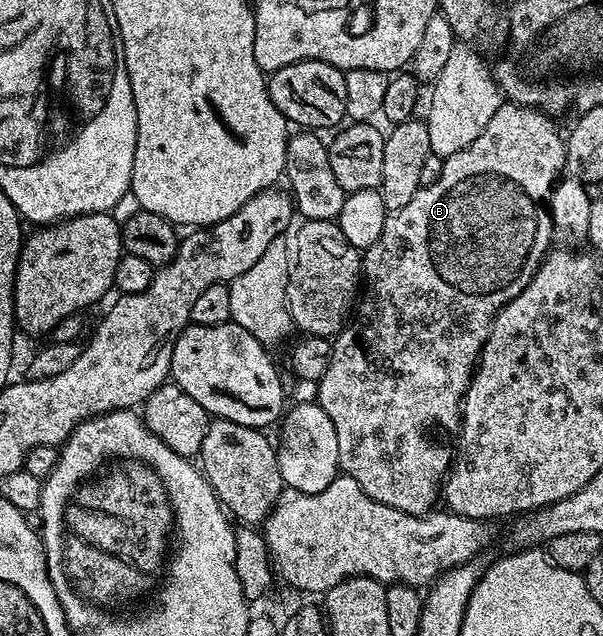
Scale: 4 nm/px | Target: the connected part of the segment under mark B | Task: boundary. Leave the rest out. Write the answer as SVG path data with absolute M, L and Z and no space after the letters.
M503 102L495 114L491 114L491 122L471 142L469 148L459 150L455 154L444 157L441 162L441 173L431 186L419 187L411 199L401 210L388 213L383 222L383 234L363 252L363 295L359 300L361 317L357 321L346 323L332 341L329 365L326 373L315 384L315 400L331 418L335 426L336 439L339 442L340 471L346 476L355 478L359 486L375 502L383 502L383 506L391 506L395 510L403 510L407 514L426 516L438 507L439 497L443 492L443 481L451 467L450 449L437 448L429 431L438 424L441 428L456 429L461 423L461 401L471 382L481 351L489 337L493 320L511 298L515 298L531 282L531 278L539 270L541 259L550 251L554 239L553 223L549 217L549 196L553 186L562 175L565 166L565 142L563 132L556 128L554 117L545 115L538 108L528 108L522 104Z

